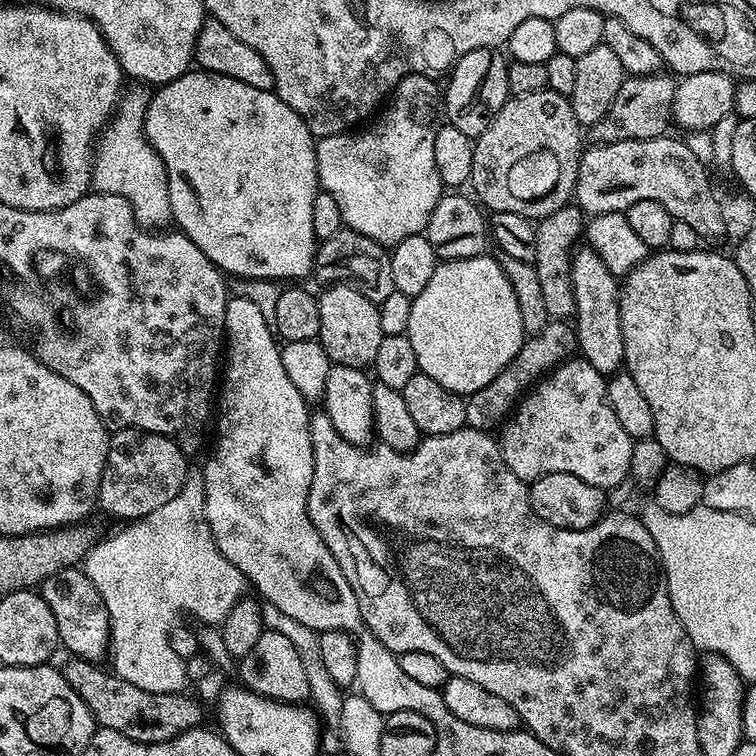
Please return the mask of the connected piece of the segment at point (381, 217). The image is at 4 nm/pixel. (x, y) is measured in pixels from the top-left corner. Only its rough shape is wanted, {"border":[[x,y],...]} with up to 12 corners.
{"border":[[402,78],[364,126],[316,140],[347,227],[421,235],[442,195],[442,92]]}

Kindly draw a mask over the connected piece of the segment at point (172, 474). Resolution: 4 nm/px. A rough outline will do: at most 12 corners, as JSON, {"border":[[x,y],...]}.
{"border":[[169,436],[108,437],[99,511],[135,522],[182,490],[190,467]]}

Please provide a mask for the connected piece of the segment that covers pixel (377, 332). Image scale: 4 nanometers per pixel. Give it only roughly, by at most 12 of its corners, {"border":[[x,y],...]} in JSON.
{"border":[[351,284],[318,296],[318,341],[332,364],[375,365],[380,309]]}

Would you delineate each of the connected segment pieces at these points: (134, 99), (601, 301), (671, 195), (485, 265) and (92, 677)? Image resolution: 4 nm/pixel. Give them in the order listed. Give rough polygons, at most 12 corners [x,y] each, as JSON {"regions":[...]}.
{"regions":[[[125,91],[100,133],[92,188],[149,230],[173,223],[166,166]],[[572,253],[579,355],[607,378],[625,367],[618,277]],[[672,134],[593,143],[575,203],[662,202],[701,241],[725,235],[705,161]],[[485,254],[437,263],[412,297],[417,369],[465,398],[526,339]],[[68,658],[70,690],[97,725],[139,744],[201,727],[180,692],[138,690],[107,667]]]}

